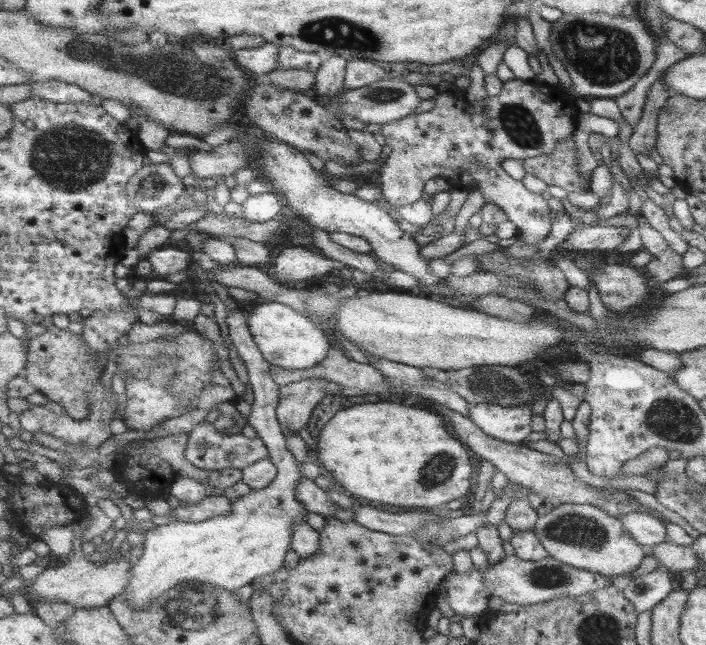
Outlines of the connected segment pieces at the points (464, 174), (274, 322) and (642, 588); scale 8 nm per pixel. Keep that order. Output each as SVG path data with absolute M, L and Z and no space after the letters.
M519 78L504 81L498 96L492 96L480 101L470 102L467 92L458 89L453 94L437 94L436 107L424 113L414 113L402 120L394 120L384 125L382 133L392 148L392 153L382 167L384 197L395 206L408 206L424 198L426 184L434 178L446 178L453 187L478 188L486 197L487 204L493 202L500 210L506 213L507 220L513 222L517 228L517 237L525 244L538 246L546 237L548 229L546 222L542 222L542 208L540 204L532 204L532 194L524 194L522 188L502 188L498 178L500 163L505 158L530 159L535 156L547 155L556 148L561 140L572 137L576 130L578 119L577 104L566 94L560 86L546 84L534 80Z
M262 301L247 318L256 343L264 357L276 367L292 370L310 370L319 367L331 355L333 344L324 334L323 326L312 321L310 316L296 311L280 302Z
M661 567L649 572L648 575L633 577L630 584L624 588L623 595L640 613L654 608L674 589L668 569Z

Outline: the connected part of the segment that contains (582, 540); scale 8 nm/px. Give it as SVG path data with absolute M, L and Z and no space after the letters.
M562 503L539 517L532 532L539 538L550 557L570 566L589 570L611 579L630 575L646 553L626 527L596 504Z

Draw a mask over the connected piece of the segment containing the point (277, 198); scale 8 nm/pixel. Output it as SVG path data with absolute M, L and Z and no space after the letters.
M276 190L263 195L250 195L242 205L242 217L246 217L250 222L268 222L280 218L280 214L287 210L284 196Z

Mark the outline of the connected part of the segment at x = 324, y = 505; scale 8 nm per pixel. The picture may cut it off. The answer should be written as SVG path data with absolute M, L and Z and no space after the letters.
M308 477L300 479L297 492L299 499L304 501L310 512L323 515L326 520L333 518L338 510L339 504L329 495L329 492L320 488L314 480Z

